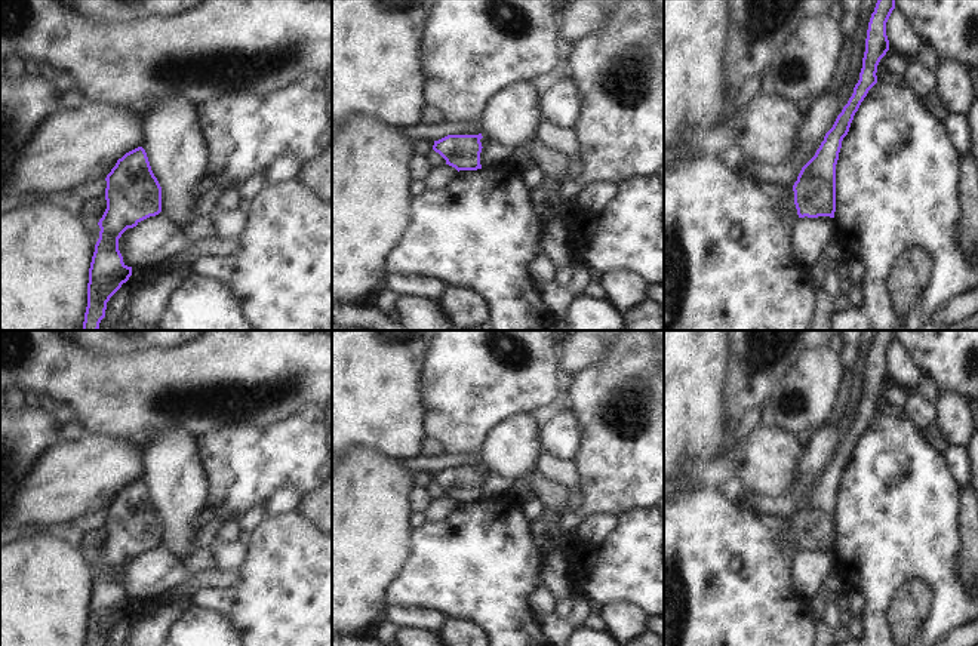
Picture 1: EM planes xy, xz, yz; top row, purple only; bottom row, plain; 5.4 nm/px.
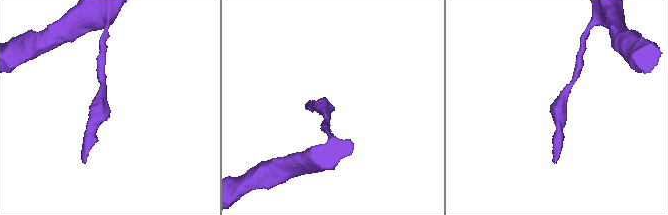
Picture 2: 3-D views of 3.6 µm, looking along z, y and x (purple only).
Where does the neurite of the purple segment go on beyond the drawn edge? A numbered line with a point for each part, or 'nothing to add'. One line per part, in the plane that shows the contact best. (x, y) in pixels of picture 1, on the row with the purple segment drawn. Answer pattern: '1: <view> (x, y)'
nothing to add

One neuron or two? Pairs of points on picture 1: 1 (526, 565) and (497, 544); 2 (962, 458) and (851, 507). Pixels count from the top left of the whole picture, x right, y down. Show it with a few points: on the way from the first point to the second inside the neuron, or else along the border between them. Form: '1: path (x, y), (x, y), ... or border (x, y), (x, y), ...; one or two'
1: path (519, 565), (504, 551); one
2: border (944, 454), (947, 467), (960, 488); two

